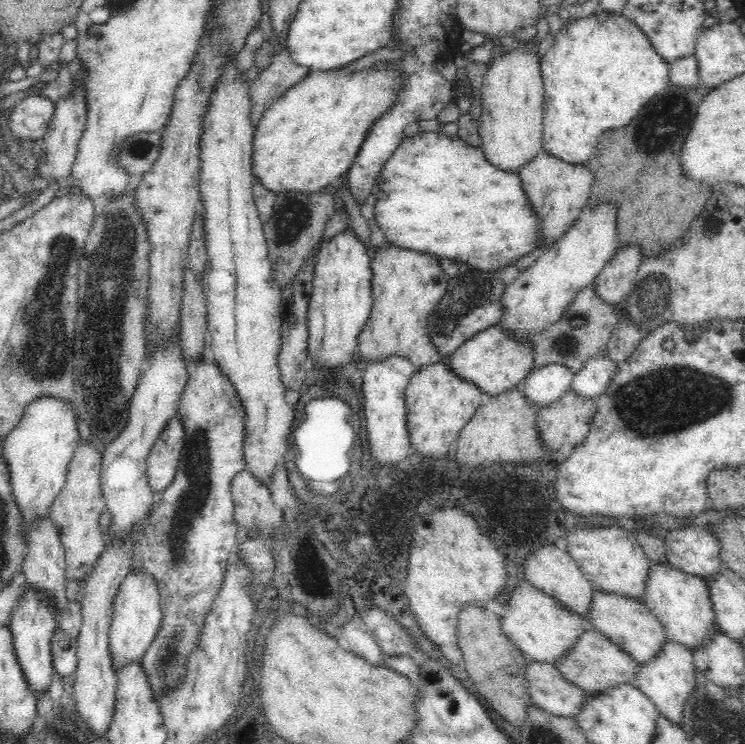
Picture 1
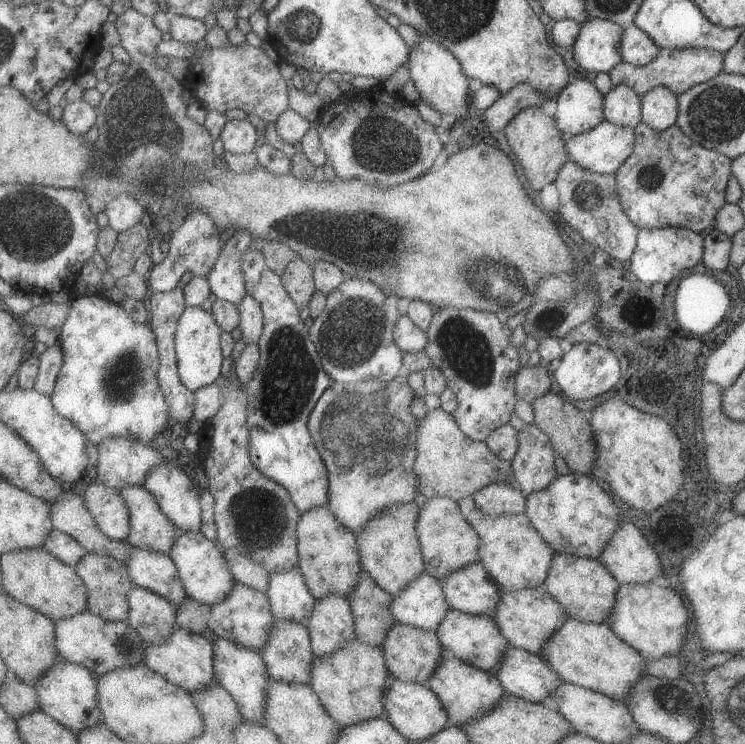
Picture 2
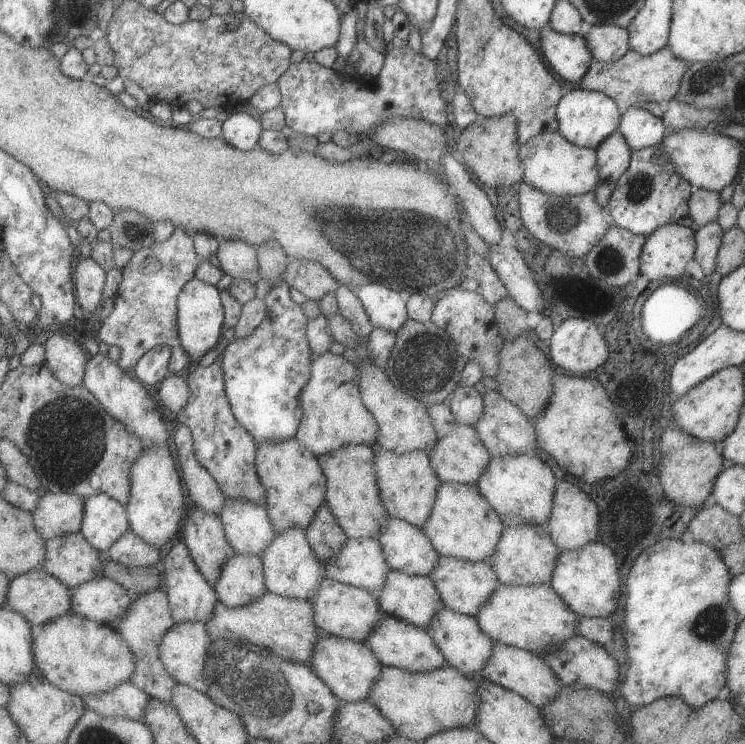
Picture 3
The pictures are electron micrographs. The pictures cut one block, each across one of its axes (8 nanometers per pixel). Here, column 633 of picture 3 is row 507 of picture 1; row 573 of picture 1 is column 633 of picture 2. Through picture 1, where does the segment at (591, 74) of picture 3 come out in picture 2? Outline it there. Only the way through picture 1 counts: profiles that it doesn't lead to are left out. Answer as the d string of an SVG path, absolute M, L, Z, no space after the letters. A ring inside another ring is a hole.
M665 48L659 49L657 56L649 64L636 67L621 61L606 73L613 86L627 84L635 94L640 96L656 86L669 88L677 96L696 84L715 78L722 70L723 54L711 50L711 48L683 48L679 50Z

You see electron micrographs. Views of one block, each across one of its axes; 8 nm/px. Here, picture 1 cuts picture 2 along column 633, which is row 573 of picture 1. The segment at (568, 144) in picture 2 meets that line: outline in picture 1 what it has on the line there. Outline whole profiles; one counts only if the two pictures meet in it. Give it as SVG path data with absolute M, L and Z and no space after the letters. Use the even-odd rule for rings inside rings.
M129 572L119 584L113 602L108 629L108 655L114 672L128 664L138 664L156 634L160 619L159 592L153 576L143 572Z

